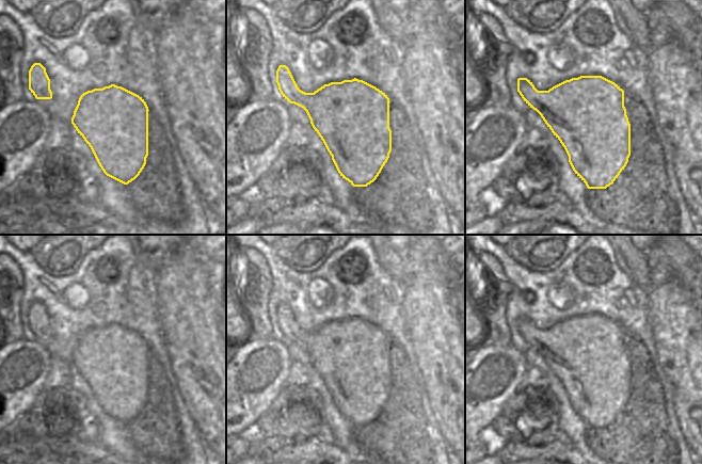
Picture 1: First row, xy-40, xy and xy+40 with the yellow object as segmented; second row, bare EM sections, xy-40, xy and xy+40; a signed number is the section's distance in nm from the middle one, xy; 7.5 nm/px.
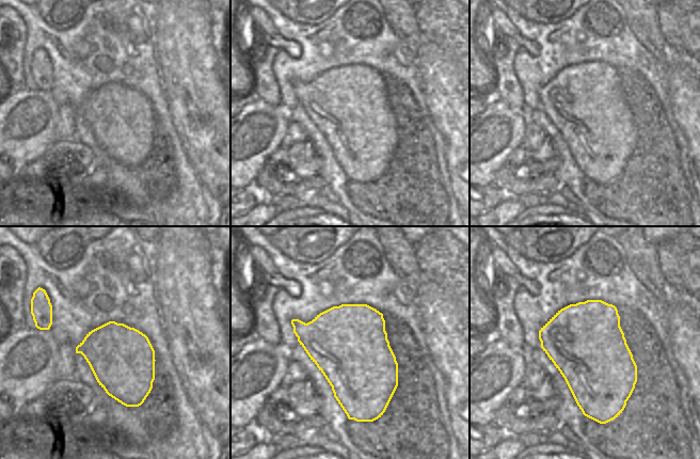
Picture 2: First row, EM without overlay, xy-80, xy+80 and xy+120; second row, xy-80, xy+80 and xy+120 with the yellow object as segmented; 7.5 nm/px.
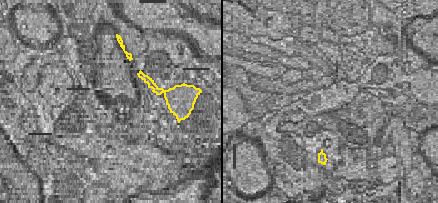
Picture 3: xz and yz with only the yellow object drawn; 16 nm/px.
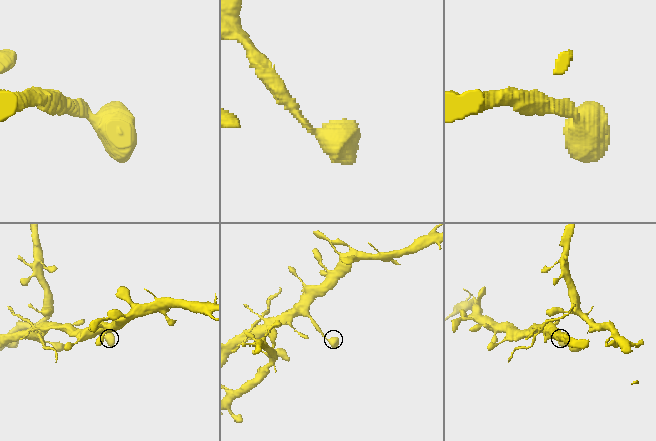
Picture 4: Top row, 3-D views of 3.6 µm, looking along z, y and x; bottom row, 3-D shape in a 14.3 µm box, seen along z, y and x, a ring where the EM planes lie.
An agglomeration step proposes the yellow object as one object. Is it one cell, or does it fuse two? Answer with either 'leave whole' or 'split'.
leave whole

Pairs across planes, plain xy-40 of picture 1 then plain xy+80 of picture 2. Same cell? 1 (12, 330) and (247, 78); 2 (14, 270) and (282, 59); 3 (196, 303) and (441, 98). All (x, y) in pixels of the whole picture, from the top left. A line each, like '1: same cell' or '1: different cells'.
1: different cells
2: different cells
3: same cell

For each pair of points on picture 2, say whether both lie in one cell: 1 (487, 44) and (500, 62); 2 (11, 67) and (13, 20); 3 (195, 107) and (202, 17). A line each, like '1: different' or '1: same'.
1: same
2: same
3: same

